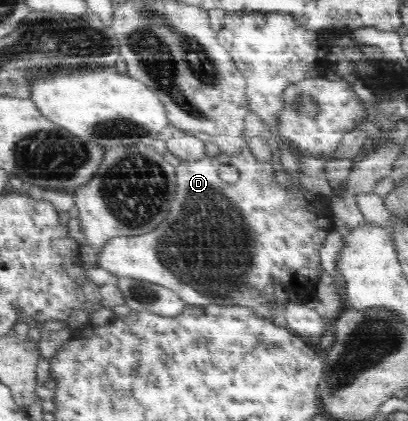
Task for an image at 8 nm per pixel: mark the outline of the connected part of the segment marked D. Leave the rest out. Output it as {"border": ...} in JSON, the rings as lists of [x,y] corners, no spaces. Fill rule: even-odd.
{"border":[[[248,145],[244,146],[241,152],[237,154],[228,155],[220,153],[215,156],[205,155],[199,160],[180,160],[180,165],[176,166],[176,177],[178,177],[178,193],[176,193],[176,197],[174,197],[174,201],[172,201],[168,219],[166,219],[164,223],[160,223],[160,227],[156,227],[154,231],[145,233],[144,235],[110,239],[107,245],[100,249],[96,267],[102,267],[108,270],[114,275],[115,279],[130,277],[141,279],[145,282],[160,284],[161,286],[171,289],[180,299],[183,299],[188,306],[240,305],[254,311],[254,314],[260,318],[272,319],[275,314],[275,311],[272,310],[276,301],[276,296],[274,296],[274,283],[276,283],[276,285],[282,285],[285,290],[294,291],[294,293],[304,298],[314,293],[316,284],[321,276],[320,273],[322,273],[323,270],[322,264],[320,264],[319,251],[323,247],[328,233],[334,230],[335,226],[335,223],[333,223],[335,217],[331,209],[327,207],[327,198],[304,191],[296,178],[293,179],[294,185],[292,189],[282,189],[277,183],[276,171],[271,161],[264,162],[264,160],[256,159],[256,156],[252,154],[252,150],[250,150]],[[224,165],[236,167],[236,171],[240,174],[238,181],[232,185],[223,182],[220,178],[220,167],[224,167]]]}

